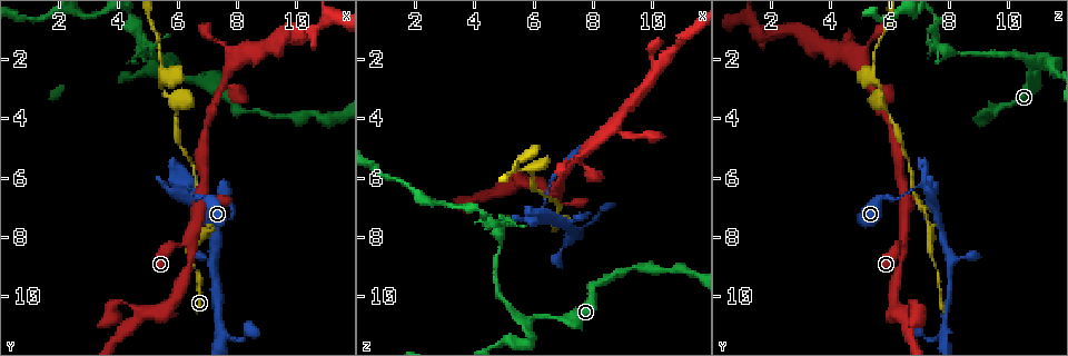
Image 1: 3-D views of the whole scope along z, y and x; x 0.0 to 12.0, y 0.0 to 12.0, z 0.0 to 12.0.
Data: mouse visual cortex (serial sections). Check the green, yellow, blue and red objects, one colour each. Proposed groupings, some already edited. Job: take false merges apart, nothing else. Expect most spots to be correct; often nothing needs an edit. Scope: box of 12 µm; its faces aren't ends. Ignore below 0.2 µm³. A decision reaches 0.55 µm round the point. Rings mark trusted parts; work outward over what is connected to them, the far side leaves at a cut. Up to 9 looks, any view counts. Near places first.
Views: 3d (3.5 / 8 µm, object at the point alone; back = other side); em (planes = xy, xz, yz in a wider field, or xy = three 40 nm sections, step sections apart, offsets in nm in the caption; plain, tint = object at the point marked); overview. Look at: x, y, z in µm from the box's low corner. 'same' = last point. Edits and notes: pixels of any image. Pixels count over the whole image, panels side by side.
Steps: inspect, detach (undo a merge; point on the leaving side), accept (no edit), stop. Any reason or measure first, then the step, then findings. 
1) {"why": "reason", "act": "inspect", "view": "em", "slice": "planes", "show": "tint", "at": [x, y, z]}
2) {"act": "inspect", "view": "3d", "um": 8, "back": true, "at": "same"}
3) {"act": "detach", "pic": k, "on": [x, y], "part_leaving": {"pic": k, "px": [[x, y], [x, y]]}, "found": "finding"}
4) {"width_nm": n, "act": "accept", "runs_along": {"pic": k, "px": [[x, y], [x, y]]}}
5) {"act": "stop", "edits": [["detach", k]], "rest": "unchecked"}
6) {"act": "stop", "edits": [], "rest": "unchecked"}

{"why": "abrupt turn", "act": "inspect", "view": "em", "slice": "xy", "step": 5, "show": "tint", "at": [8.0, 3.7, 9.7]}

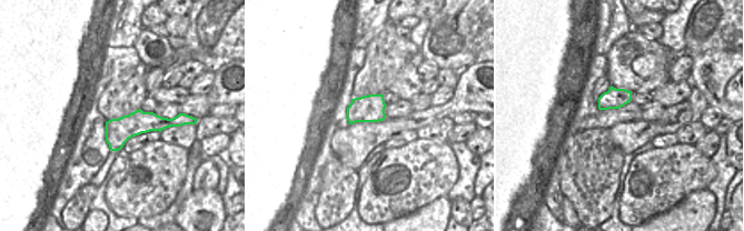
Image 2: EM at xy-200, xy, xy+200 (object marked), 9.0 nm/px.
{"why": "see where the arms go", "act": "inspect", "view": "3d", "um": 3.5, "at": "same"}

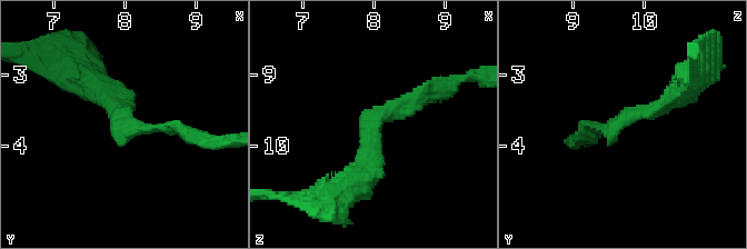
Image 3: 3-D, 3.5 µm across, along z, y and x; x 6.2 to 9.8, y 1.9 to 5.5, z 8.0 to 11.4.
{"arm_widths_nm": [150, 250], "act": "accept", "runs_along": {"pic": 3, "px": [[356, 181], [369, 121], [437, 87]]}, "found": "continuous, no second cell"}

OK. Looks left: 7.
{"why": "branch point", "act": "inspect", "view": "3d", "um": 8, "at": [5.8, 2.2, 10.8]}

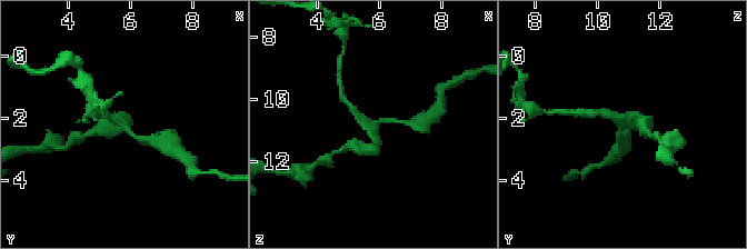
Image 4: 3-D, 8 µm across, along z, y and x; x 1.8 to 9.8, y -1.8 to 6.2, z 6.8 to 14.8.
{"act": "inspect", "view": "3d", "um": 3.5, "at": [5.7, 2.2, 10.8]}

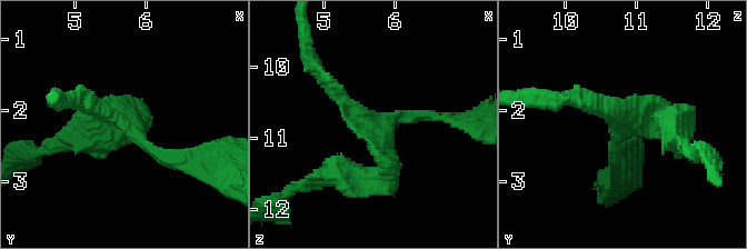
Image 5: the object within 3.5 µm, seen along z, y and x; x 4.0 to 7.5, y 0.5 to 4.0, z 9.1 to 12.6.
{"act": "inspect", "view": "em", "slice": "xy", "step": 2, "show": "tint", "at": [5.80, 2.30, 10.80]}

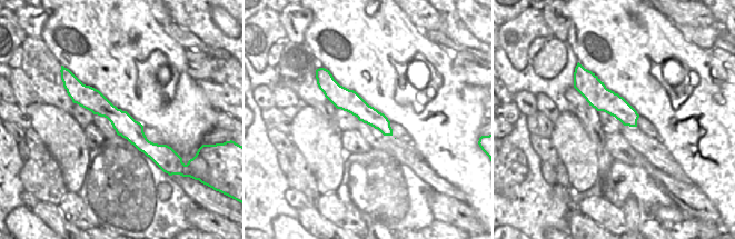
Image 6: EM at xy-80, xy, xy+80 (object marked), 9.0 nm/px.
{"width_nm": 200, "act": "accept", "runs_along": {"pic": 6, "px": [[70, 89], [148, 148], [168, 149]]}, "found": "all the same cell"}

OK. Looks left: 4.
{"why": "abrupt turn", "act": "inspect", "view": "3d", "um": 3.5, "at": [5.5, 2.7, 5.4]}

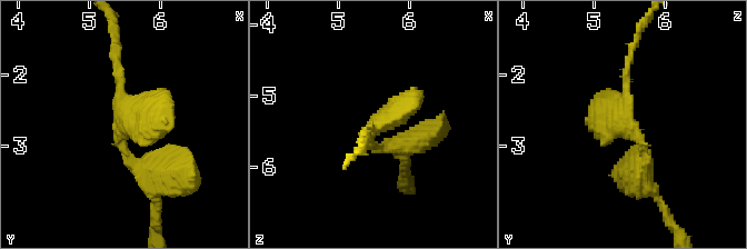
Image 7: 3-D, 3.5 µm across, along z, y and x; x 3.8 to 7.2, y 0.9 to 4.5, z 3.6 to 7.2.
{"act": "inspect", "view": "em", "slice": "xy", "step": 5, "show": "tint", "at": [5.50, 2.65, 5.50]}

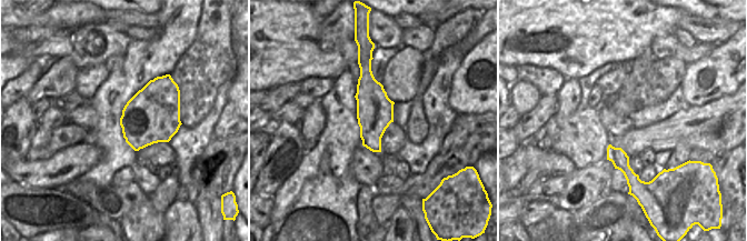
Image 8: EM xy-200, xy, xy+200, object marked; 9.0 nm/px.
{"act": "accept", "runs_along": {"pic": 7, "px": [[644, 176], [644, 142], [595, 101]]}, "found": "one cell here"}

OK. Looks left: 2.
{"why": "sharp bend", "act": "inspect", "view": "3d", "um": 3.5, "at": [6.3, 6.3, 7.4]}

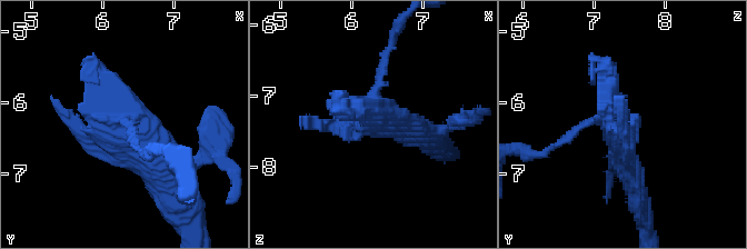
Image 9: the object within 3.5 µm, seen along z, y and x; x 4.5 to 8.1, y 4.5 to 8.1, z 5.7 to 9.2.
{"why": "now the EM", "act": "inspect", "view": "em", "slice": "xy", "step": 5, "show": "tint", "at": [6.35, 6.35, 7.30]}

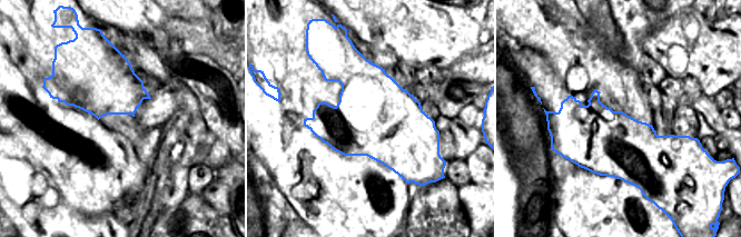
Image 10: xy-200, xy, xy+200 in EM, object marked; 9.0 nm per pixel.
{"act": "accept", "runs_along": {"pic": 9, "px": [[384, 57], [374, 115], [421, 137]]}, "found": "one cell here"}

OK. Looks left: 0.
{"act": "stop", "edits": [], "rest": "unchecked"}

